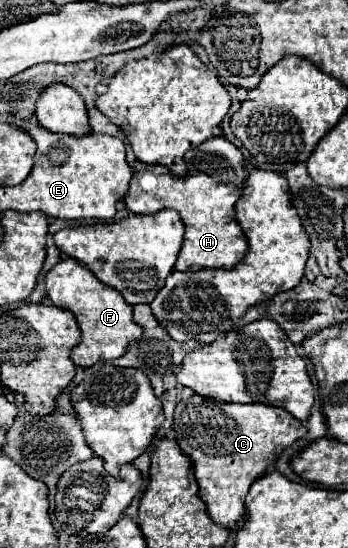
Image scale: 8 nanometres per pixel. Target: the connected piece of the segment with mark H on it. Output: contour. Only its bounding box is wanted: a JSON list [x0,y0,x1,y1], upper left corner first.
[126,137,250,271]

